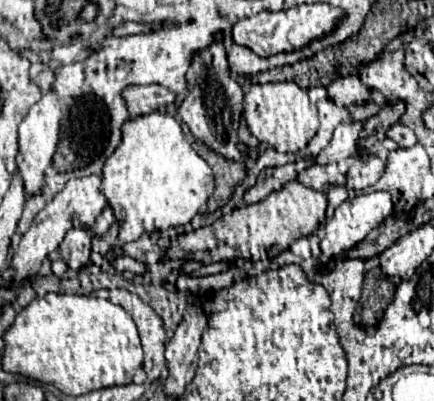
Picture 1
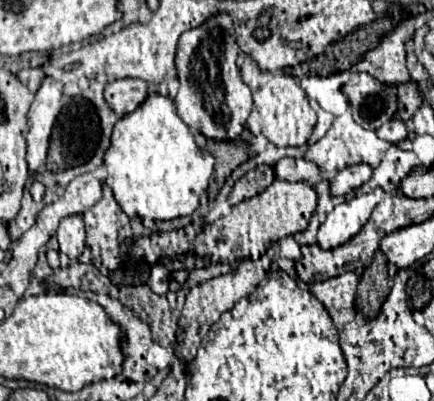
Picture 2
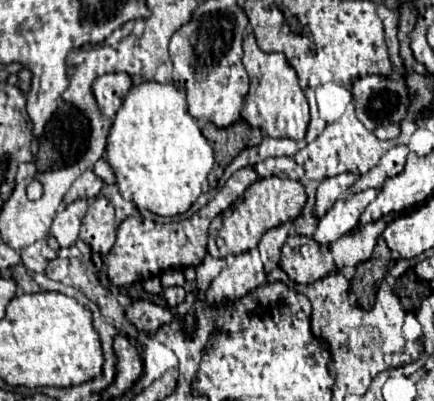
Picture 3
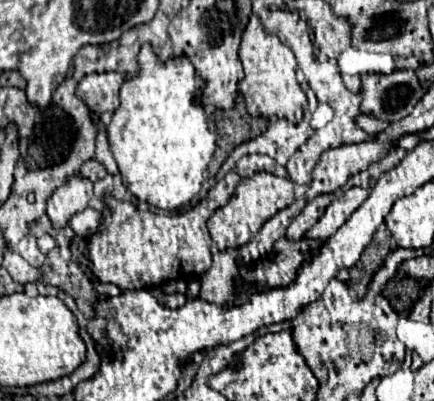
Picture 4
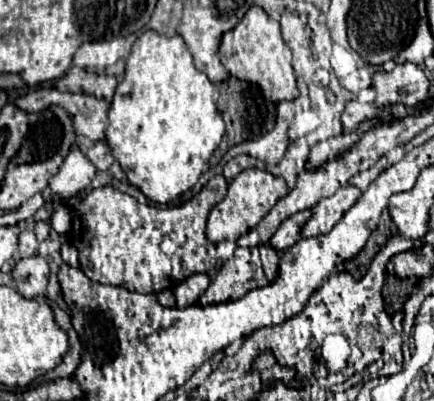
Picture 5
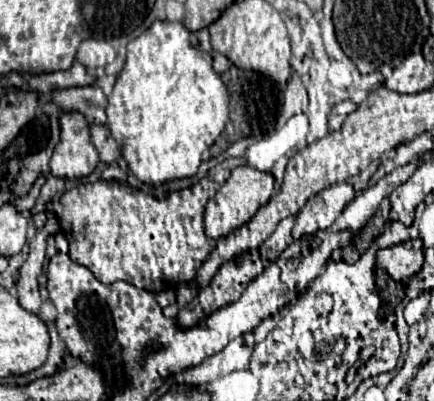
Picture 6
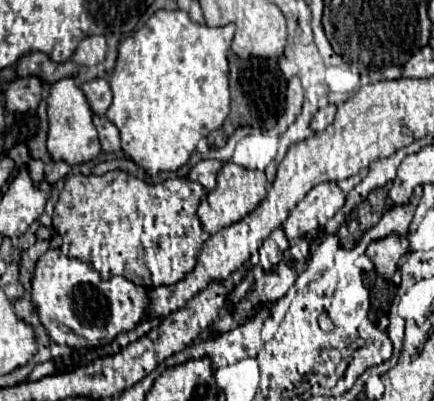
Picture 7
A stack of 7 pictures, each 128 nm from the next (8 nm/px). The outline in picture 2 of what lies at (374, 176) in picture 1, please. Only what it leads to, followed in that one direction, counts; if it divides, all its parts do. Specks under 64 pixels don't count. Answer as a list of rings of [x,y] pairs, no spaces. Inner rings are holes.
[[[370,164],[348,166],[334,176],[330,190],[332,190],[332,194],[348,194],[352,190],[358,190],[362,184],[366,184],[370,180],[372,172],[374,172],[374,168]]]

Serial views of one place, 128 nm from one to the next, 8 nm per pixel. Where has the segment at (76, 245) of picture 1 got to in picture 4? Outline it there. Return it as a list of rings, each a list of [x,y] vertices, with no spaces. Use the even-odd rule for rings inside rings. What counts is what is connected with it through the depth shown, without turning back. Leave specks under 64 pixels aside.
[[[74,176],[62,188],[56,188],[52,198],[48,200],[48,218],[56,230],[68,226],[70,218],[88,208],[92,198],[92,182]]]

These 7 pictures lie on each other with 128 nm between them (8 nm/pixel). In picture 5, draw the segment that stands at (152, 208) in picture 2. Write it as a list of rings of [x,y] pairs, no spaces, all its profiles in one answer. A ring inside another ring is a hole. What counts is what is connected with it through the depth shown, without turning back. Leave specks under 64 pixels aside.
[[[146,30],[132,46],[132,54],[126,62],[126,76],[116,88],[106,126],[106,142],[112,148],[112,156],[126,172],[128,182],[140,188],[148,200],[170,204],[198,182],[222,136],[224,122],[216,110],[214,84],[204,72],[196,70],[184,40],[180,36],[166,38],[154,30]]]

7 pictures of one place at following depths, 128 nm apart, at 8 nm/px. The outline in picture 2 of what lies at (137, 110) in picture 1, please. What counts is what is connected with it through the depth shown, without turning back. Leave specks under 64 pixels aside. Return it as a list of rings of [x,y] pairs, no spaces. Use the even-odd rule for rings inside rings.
[[[134,78],[114,80],[106,86],[104,98],[118,116],[124,116],[128,112],[134,112],[148,98],[148,84]]]

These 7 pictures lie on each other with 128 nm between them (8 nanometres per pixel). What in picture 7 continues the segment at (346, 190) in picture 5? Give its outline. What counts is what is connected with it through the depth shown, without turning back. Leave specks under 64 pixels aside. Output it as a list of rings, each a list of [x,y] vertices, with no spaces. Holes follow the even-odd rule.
[[[326,182],[314,186],[282,224],[286,238],[296,240],[300,236],[316,232],[344,206],[344,202],[346,194],[340,190],[338,184]]]

